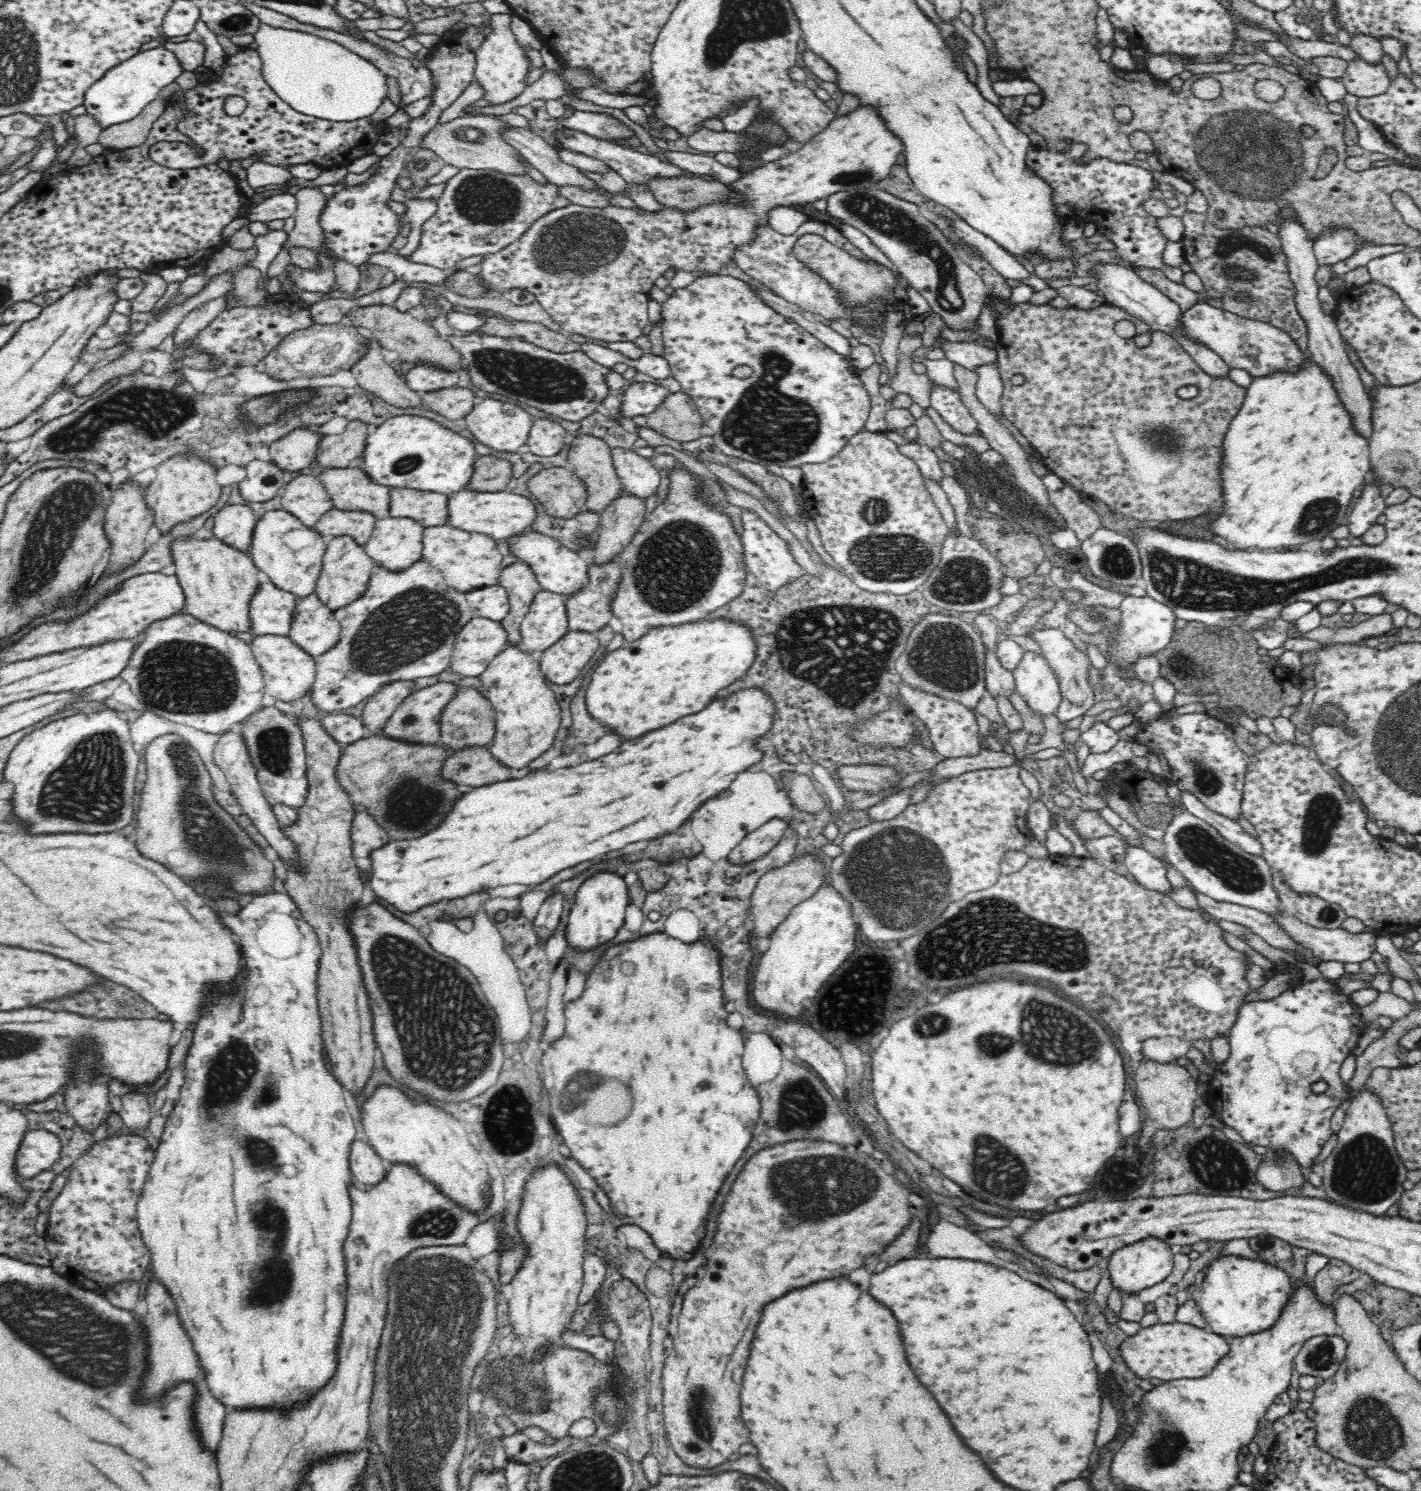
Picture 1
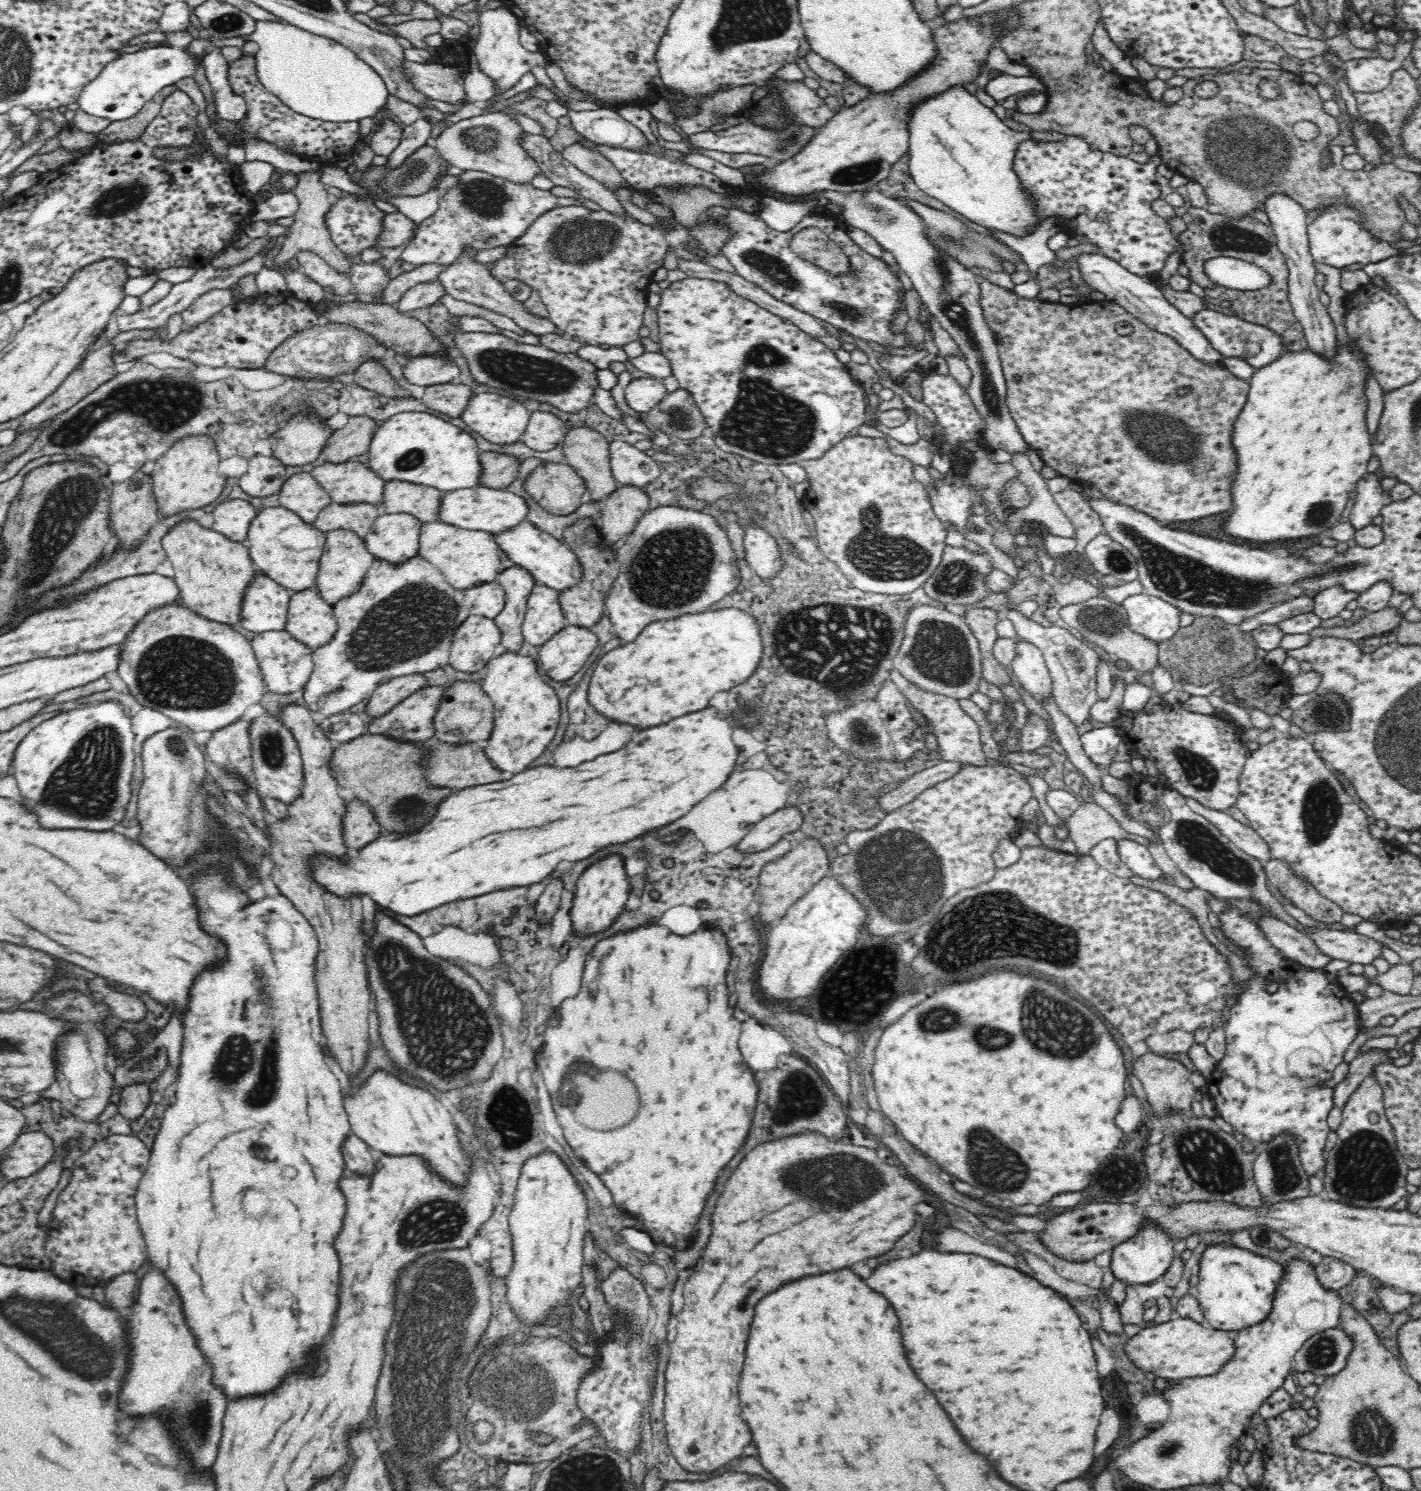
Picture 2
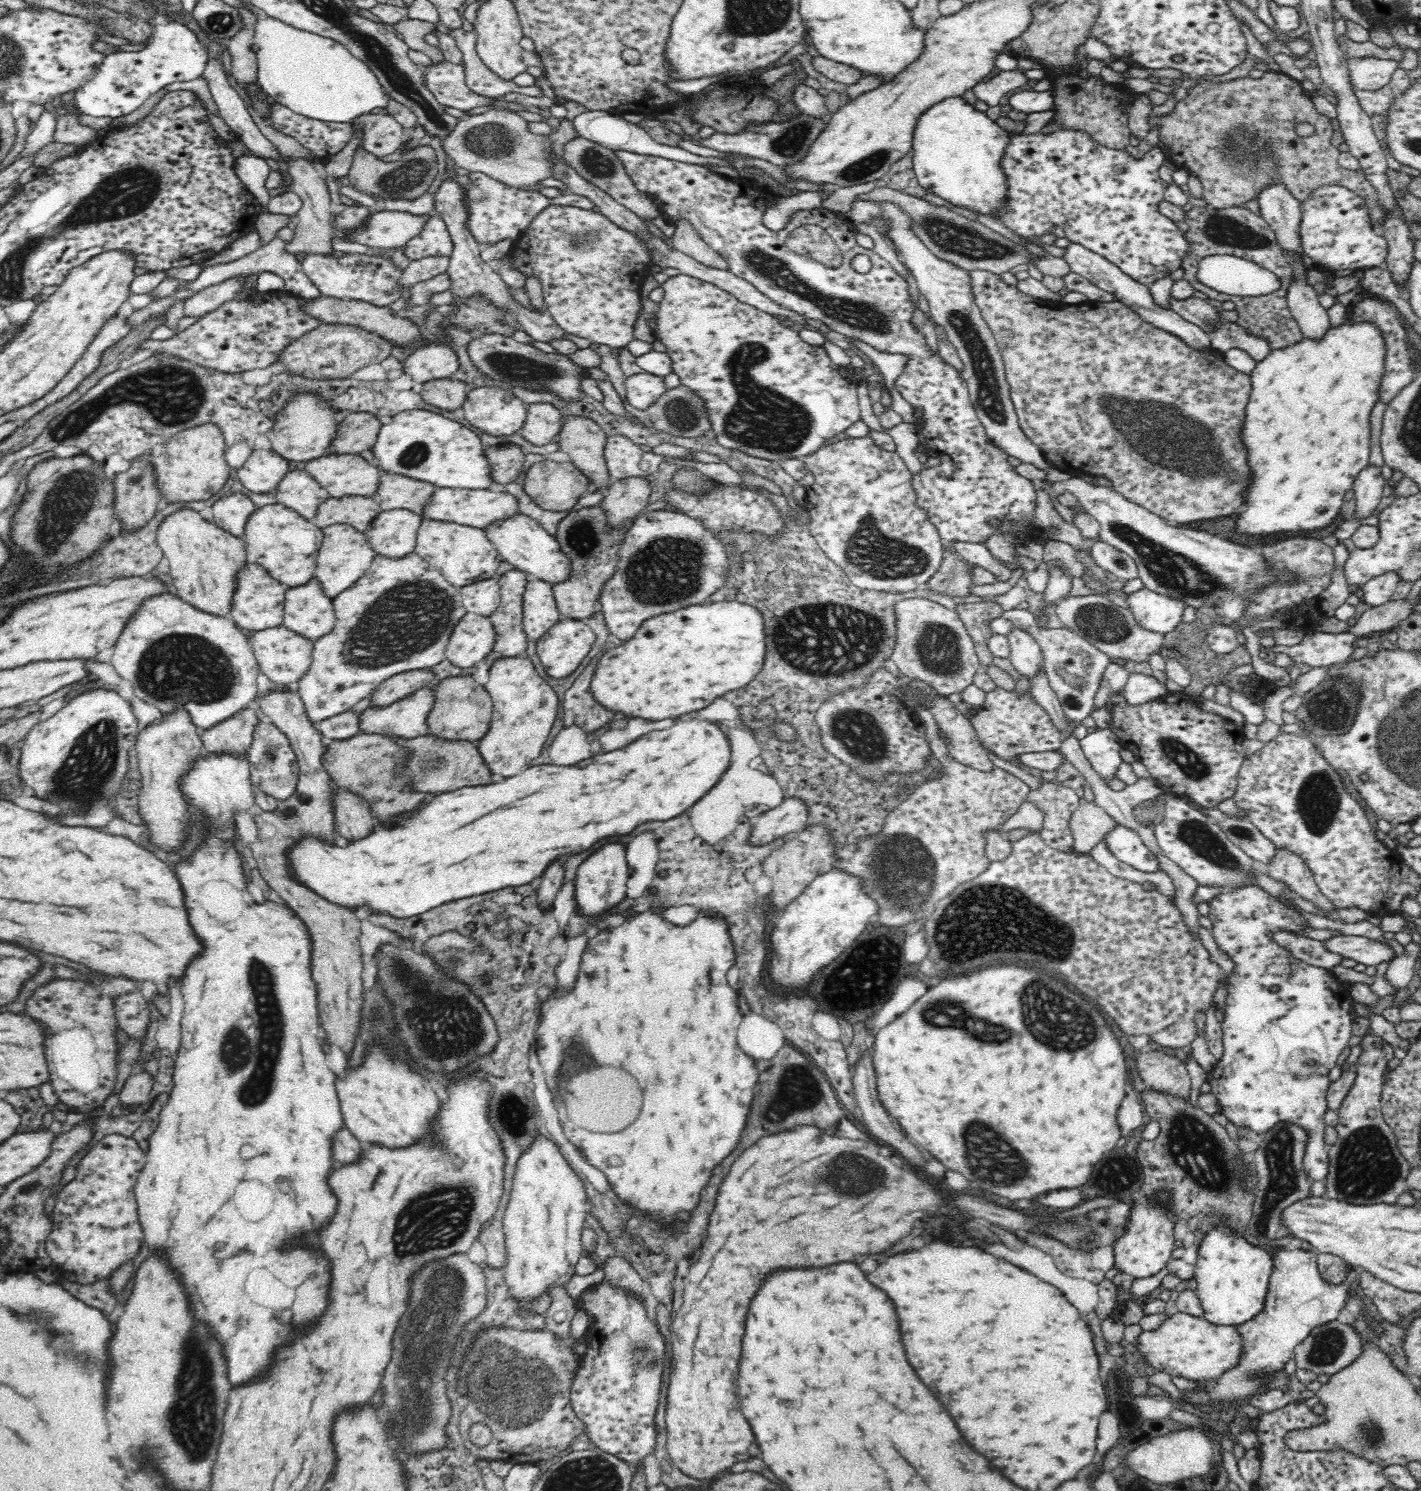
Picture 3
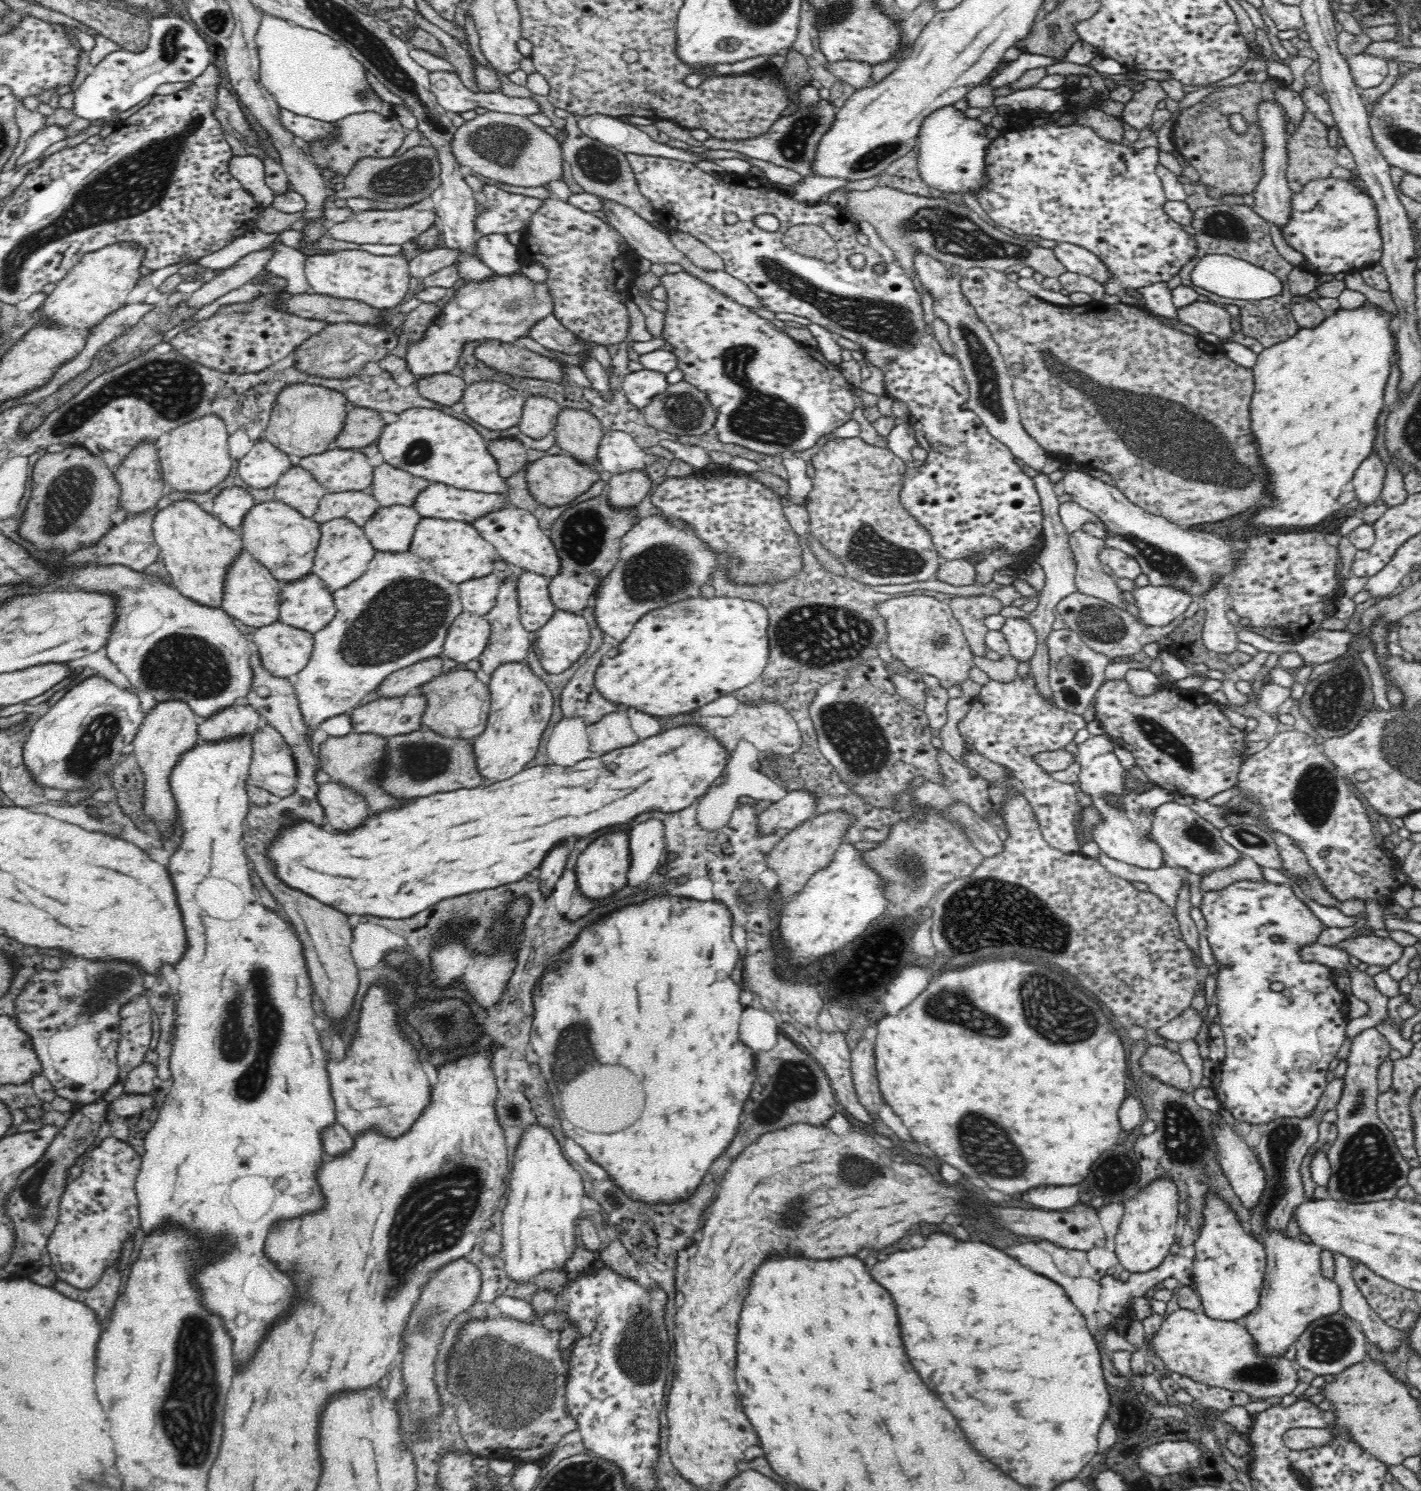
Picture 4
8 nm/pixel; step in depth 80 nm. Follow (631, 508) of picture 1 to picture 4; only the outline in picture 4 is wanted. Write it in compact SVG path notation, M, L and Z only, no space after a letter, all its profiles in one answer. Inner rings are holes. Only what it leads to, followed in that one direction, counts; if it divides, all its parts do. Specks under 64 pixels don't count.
M628 470L614 474L607 482L610 486L608 500L617 508L630 508L650 492L651 479L644 470Z

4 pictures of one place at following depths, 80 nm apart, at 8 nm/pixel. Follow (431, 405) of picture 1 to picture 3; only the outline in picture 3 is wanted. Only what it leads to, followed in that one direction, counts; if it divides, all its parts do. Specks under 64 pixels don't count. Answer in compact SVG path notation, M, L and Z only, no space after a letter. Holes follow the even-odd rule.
M445 377L422 383L420 393L424 402L453 411L462 406L468 392L469 388L464 382L452 377Z

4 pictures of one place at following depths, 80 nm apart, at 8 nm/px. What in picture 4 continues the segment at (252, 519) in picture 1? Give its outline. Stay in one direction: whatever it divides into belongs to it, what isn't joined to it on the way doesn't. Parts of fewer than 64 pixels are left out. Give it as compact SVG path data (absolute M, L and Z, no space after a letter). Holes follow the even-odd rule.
M241 486L222 488L213 498L213 514L229 528L239 530L244 516L254 506L254 498Z

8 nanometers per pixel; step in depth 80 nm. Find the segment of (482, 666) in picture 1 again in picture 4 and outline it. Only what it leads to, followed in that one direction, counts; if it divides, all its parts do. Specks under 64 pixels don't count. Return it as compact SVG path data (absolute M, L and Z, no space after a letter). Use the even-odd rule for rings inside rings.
M463 609L450 624L442 656L457 663L476 660L490 638L490 623L483 615Z

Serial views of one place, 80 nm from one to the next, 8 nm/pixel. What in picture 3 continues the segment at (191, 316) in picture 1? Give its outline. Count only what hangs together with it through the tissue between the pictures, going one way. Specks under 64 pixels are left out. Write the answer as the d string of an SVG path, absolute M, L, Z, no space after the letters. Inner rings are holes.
M239 275L231 277L224 282L214 284L193 294L191 298L184 301L185 316L204 317L213 312L226 302L232 301L236 292L243 288L247 277L250 275Z

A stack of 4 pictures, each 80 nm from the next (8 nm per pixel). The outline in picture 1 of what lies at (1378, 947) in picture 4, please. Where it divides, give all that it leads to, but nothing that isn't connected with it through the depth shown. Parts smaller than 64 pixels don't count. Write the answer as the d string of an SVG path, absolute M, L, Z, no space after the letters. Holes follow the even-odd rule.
M1292 914L1276 915L1277 922L1283 926L1296 942L1307 948L1314 956L1324 960L1338 960L1345 964L1370 959L1376 951L1375 936L1372 933L1350 933L1344 929L1316 928L1302 922Z

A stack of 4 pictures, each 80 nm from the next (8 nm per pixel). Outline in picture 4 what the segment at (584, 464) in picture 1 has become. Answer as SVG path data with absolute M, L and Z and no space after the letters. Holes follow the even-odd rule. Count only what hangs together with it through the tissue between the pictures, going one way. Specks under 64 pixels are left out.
M561 408L554 426L555 442L580 462L598 468L596 452L604 426L589 410Z

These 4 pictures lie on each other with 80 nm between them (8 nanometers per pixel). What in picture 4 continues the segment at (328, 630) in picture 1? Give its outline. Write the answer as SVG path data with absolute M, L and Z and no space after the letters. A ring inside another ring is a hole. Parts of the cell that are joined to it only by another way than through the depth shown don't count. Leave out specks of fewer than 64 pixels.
M317 574L286 582L279 597L279 621L312 633L332 622L337 611L333 593Z

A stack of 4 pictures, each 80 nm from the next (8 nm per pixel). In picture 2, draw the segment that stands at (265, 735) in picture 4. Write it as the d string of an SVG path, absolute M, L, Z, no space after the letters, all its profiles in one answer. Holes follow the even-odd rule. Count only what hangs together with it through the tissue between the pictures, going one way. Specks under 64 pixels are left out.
M272 714L260 716L250 726L251 759L255 791L288 804L298 799L303 786L302 759L293 733Z

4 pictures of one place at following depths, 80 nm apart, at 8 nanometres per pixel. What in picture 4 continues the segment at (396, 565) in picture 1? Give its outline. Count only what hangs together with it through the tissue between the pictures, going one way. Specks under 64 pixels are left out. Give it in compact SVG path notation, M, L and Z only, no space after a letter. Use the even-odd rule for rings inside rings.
M396 504L380 506L362 527L377 551L406 552L420 520L413 506Z

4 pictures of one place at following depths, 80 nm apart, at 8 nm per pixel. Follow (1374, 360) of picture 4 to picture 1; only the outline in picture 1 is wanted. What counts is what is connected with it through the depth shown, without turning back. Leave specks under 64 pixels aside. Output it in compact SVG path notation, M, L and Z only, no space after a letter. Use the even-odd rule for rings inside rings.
M1311 357L1294 371L1252 379L1237 415L1223 438L1224 512L1212 524L1215 539L1227 548L1282 551L1326 538L1334 528L1347 524L1348 504L1371 468L1368 440L1358 436L1352 416L1336 396L1334 381Z

